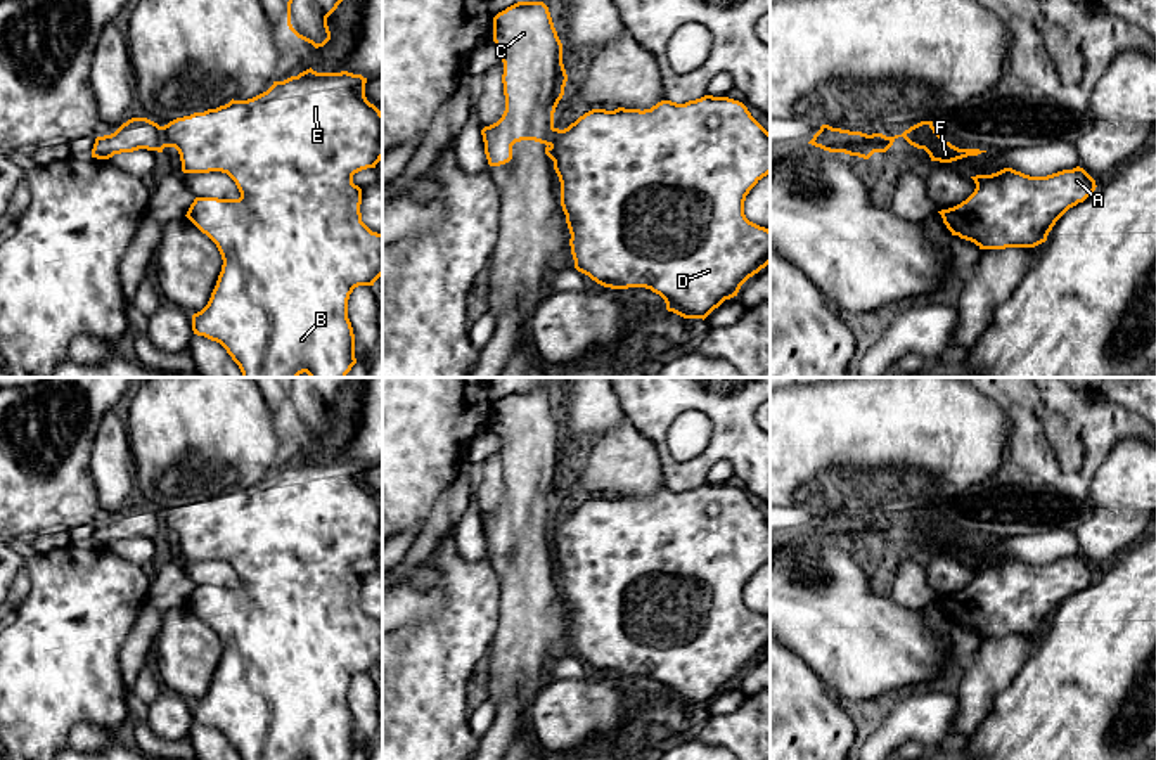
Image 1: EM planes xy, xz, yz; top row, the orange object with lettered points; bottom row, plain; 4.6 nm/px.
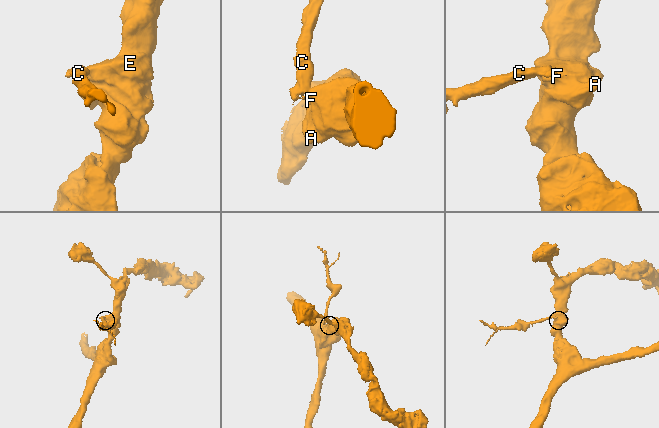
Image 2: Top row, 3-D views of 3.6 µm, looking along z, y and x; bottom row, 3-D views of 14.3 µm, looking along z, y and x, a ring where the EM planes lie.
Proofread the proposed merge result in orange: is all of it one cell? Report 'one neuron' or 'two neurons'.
two neurons

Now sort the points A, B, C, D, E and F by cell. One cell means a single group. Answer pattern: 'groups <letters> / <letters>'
groups A B D E F / C

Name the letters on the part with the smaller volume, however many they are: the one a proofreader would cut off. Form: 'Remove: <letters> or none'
Remove: C

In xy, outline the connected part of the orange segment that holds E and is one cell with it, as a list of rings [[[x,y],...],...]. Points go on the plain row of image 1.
[[[311,455],[273,473],[247,488],[230,488],[216,497],[194,500],[190,504],[177,506],[163,516],[164,535],[175,535],[180,542],[183,561],[227,561],[237,573],[239,587],[196,585],[187,599],[187,606],[206,622],[218,635],[223,653],[216,673],[208,692],[192,703],[192,718],[220,731],[241,760],[350,760],[356,751],[355,746],[355,722],[348,706],[348,687],[355,675],[374,673],[382,663],[382,622],[372,620],[360,601],[362,576],[353,571],[353,563],[376,556],[382,547],[382,500],[365,485],[367,466],[348,459],[341,461],[317,461]]]

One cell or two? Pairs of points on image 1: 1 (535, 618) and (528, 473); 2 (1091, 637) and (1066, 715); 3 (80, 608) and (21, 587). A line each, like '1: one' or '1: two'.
1: one
2: one
3: two

